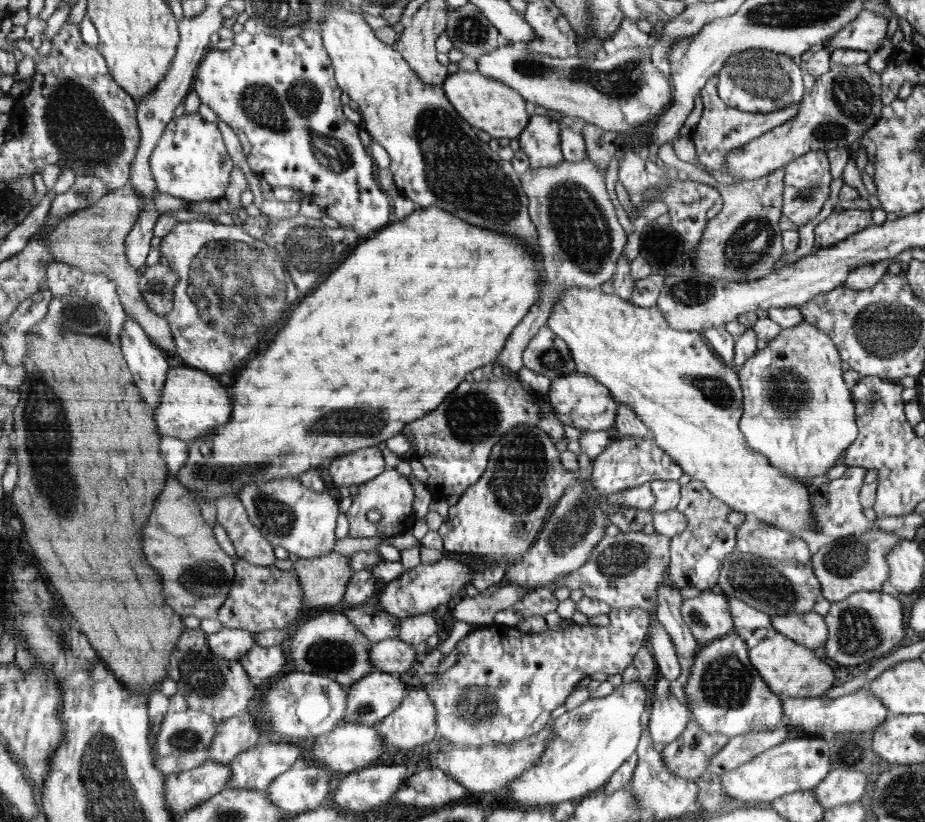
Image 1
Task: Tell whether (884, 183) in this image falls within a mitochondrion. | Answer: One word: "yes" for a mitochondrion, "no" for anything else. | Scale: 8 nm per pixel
no

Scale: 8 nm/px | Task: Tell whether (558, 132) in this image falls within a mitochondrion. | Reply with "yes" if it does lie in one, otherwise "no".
no

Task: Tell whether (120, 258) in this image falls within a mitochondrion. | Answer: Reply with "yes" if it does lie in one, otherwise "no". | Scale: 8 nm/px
no

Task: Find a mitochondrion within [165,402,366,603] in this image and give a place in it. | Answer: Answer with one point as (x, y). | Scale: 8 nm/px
(204, 476)

